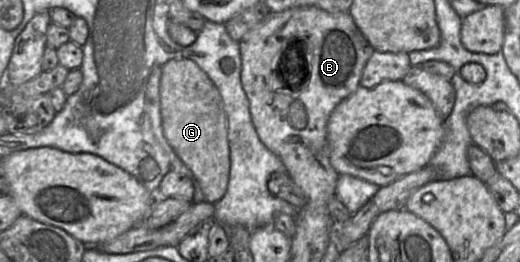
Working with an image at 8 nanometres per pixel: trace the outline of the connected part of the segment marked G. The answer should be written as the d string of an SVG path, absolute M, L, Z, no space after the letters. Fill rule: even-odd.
M172 59L162 66L160 106L166 140L193 172L205 200L217 203L226 193L230 174L228 123L218 89L194 61Z

